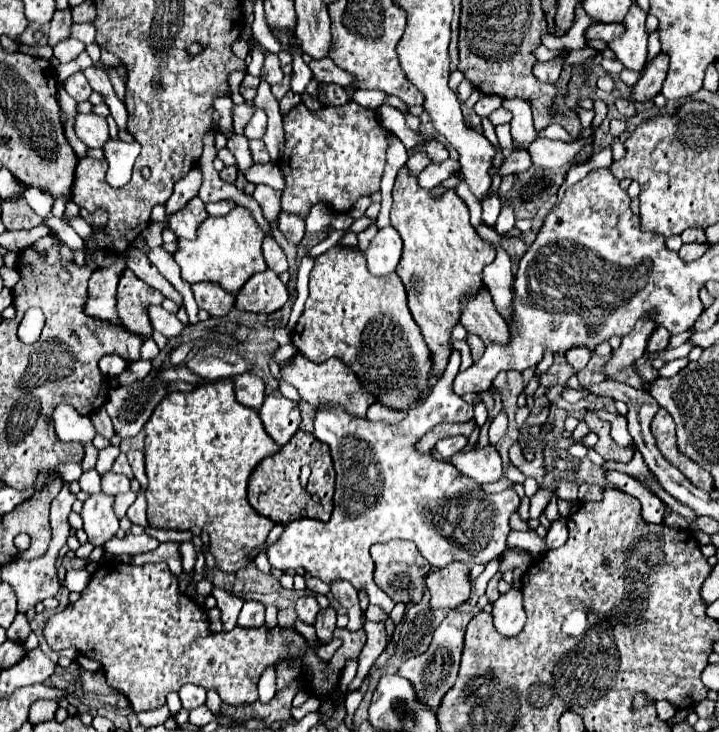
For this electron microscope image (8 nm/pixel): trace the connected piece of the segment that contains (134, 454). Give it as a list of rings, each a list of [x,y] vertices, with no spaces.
[[[128,451],[128,463],[130,463],[132,473],[138,479],[140,487],[146,489],[148,479],[146,479],[146,471],[144,471],[144,453],[142,451]]]

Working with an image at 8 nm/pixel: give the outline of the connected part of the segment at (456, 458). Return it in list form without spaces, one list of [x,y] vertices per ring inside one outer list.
[[[492,445],[474,451],[460,451],[448,459],[462,475],[474,479],[476,483],[494,483],[502,477],[502,461]]]

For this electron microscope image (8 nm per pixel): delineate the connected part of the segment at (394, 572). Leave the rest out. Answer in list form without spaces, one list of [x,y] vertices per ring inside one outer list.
[[[386,541],[386,543],[378,543],[372,545],[370,549],[372,561],[376,563],[376,573],[374,573],[374,583],[394,601],[394,603],[418,603],[424,597],[424,575],[430,571],[432,565],[428,565],[428,561],[424,561],[424,557],[420,557],[418,547],[412,541]]]

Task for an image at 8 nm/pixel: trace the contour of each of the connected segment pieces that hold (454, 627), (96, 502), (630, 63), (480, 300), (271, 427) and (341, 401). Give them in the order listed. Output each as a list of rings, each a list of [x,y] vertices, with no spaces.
[[[450,611],[446,615],[446,619],[436,627],[430,647],[422,655],[416,655],[416,657],[408,659],[406,663],[402,663],[402,667],[398,669],[398,675],[412,683],[416,697],[420,697],[418,703],[426,705],[432,713],[438,713],[444,695],[456,683],[458,667],[460,667],[460,655],[462,655],[462,649],[464,649],[464,631],[466,631],[466,625],[472,617],[474,617],[472,613]]]
[[[102,491],[96,495],[90,495],[84,501],[84,507],[80,513],[84,519],[84,531],[88,535],[88,541],[96,547],[104,545],[118,531],[118,519],[112,511],[112,503],[114,503],[114,497]]]
[[[632,5],[622,21],[626,31],[608,43],[608,49],[612,49],[614,55],[626,65],[626,69],[632,71],[642,71],[646,67],[648,33],[644,23],[646,13],[638,5]]]
[[[486,289],[472,297],[472,301],[468,301],[468,307],[464,305],[464,317],[460,317],[460,323],[466,327],[468,333],[478,335],[484,341],[484,345],[508,345],[508,325],[496,313],[490,291]]]
[[[280,391],[266,395],[264,405],[260,407],[260,419],[266,433],[282,447],[300,427],[300,407],[298,403],[286,399]]]
[[[296,355],[292,359],[292,365],[288,369],[282,369],[282,379],[288,381],[298,389],[304,401],[312,405],[320,405],[320,401],[336,401],[336,405],[344,405],[344,409],[352,409],[352,413],[366,417],[366,409],[370,403],[376,403],[378,397],[364,389],[360,379],[354,375],[354,371],[340,359],[332,357],[324,363],[312,363],[304,355]]]

